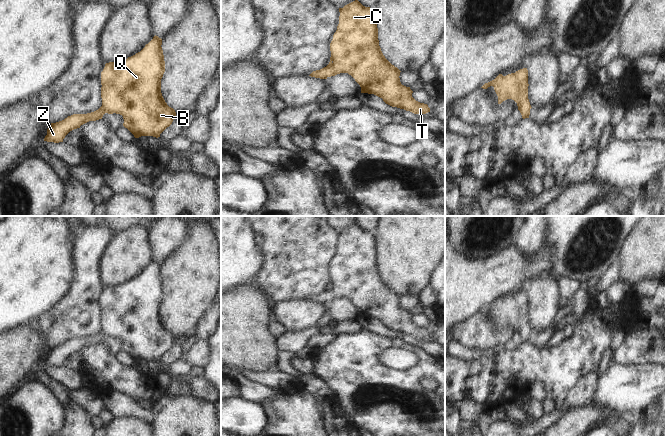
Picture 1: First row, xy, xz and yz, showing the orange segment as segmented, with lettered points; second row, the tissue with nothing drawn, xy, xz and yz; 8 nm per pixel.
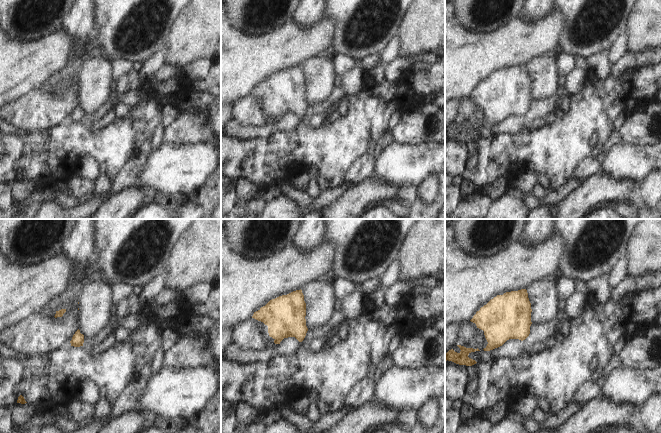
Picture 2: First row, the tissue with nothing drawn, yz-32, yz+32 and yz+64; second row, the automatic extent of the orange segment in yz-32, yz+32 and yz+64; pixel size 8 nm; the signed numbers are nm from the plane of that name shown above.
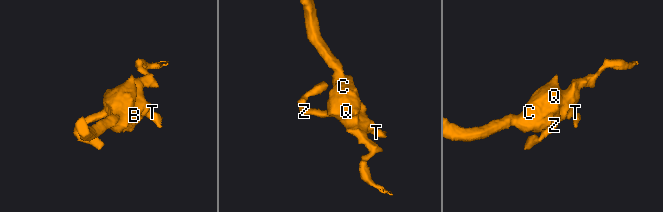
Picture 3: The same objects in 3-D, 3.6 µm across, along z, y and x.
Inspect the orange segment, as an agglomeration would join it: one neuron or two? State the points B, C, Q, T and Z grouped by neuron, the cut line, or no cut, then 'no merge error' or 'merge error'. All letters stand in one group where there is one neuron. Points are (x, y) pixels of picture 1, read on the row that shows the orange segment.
groups B C Q T Z; cut none; no merge error

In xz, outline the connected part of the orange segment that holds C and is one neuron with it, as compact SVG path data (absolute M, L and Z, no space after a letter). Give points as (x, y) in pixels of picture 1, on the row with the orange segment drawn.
M355 0L343 8L339 8L339 24L330 43L331 57L329 64L313 71L309 76L327 79L340 73L348 73L361 87L361 93L374 94L392 106L414 114L430 112L427 104L420 103L412 97L413 91L400 82L400 70L392 65L383 55L379 46L377 11L365 7Z

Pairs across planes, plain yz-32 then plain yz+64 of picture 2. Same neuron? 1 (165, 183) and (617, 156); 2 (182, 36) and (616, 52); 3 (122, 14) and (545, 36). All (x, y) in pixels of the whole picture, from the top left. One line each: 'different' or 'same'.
1: same
2: different
3: different

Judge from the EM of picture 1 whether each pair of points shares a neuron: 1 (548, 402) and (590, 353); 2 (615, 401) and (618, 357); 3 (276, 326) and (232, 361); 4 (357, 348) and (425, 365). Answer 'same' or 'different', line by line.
1: different
2: different
3: different
4: same

